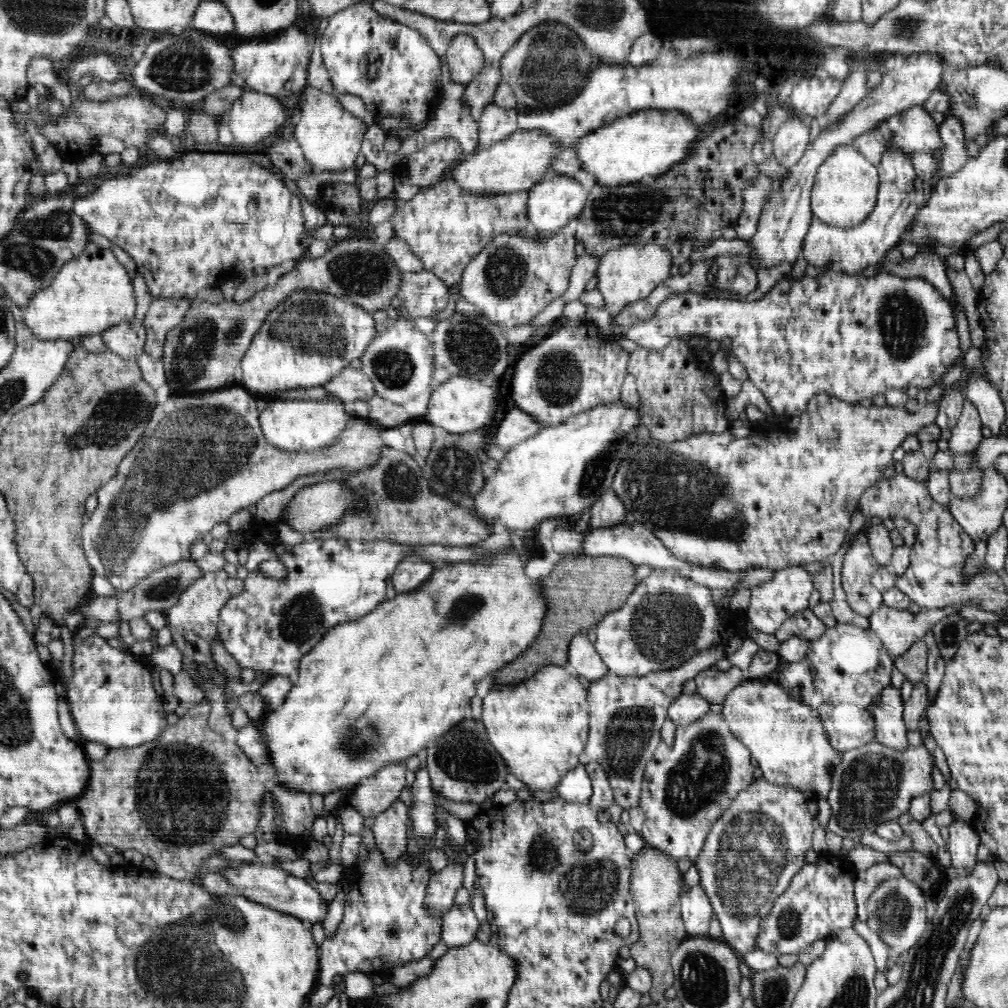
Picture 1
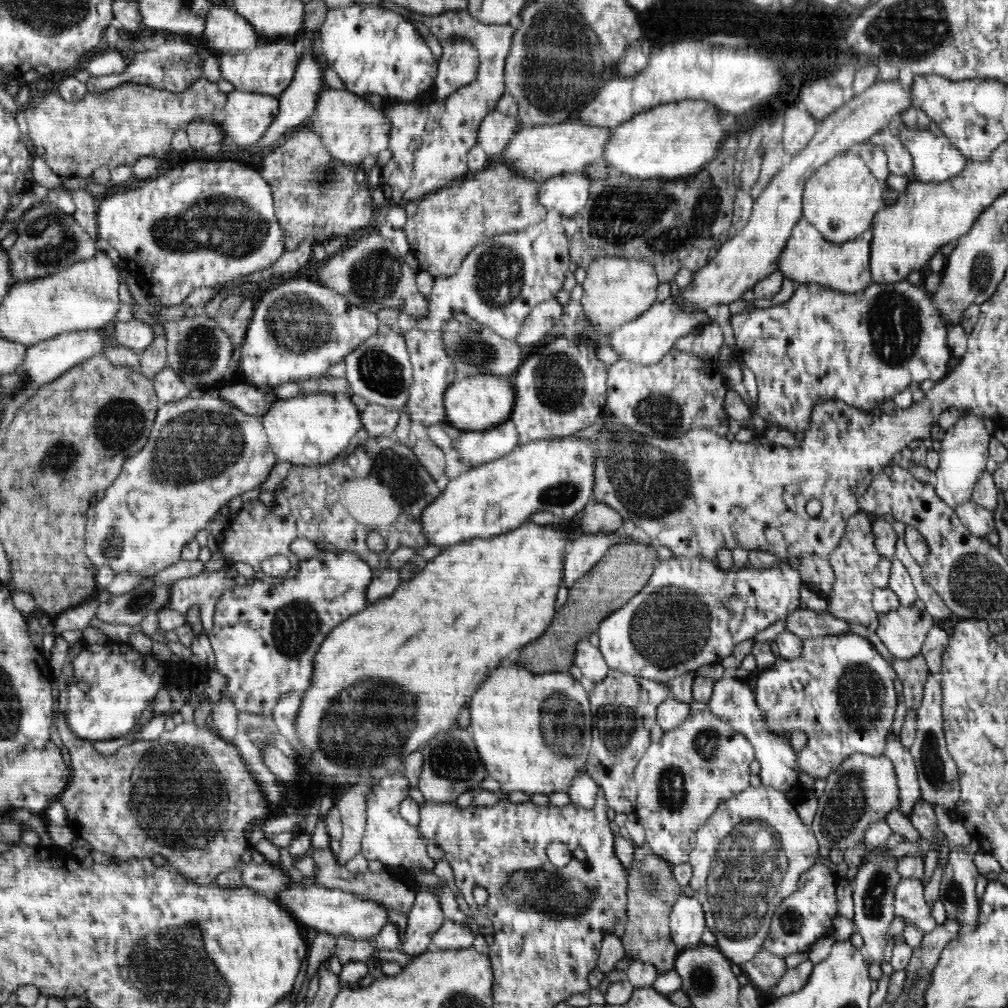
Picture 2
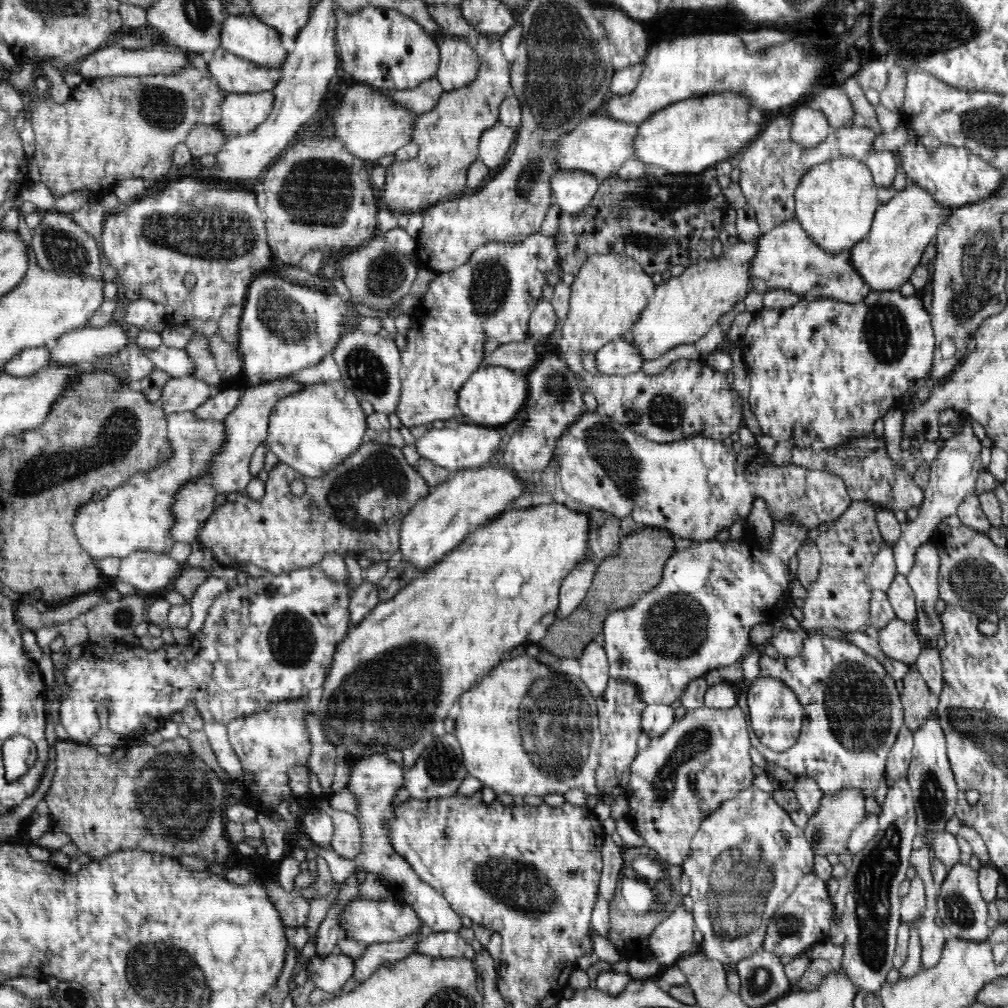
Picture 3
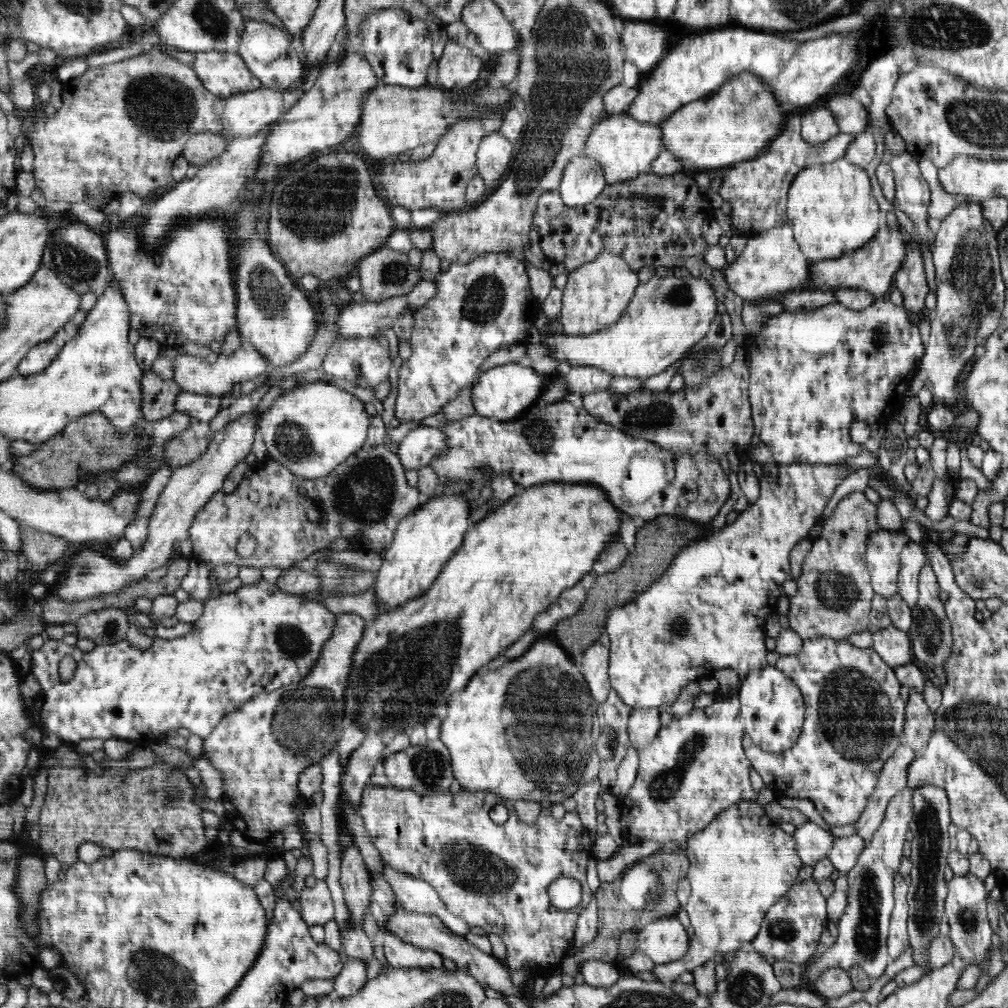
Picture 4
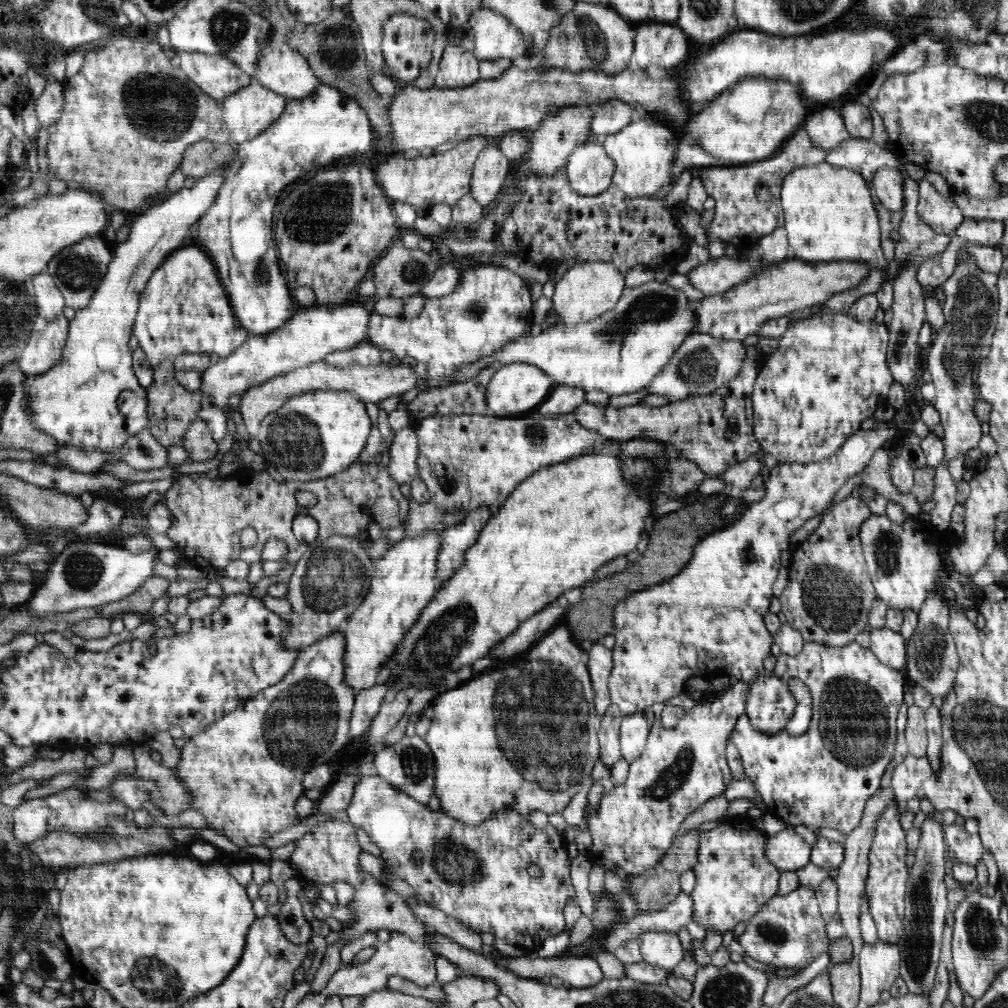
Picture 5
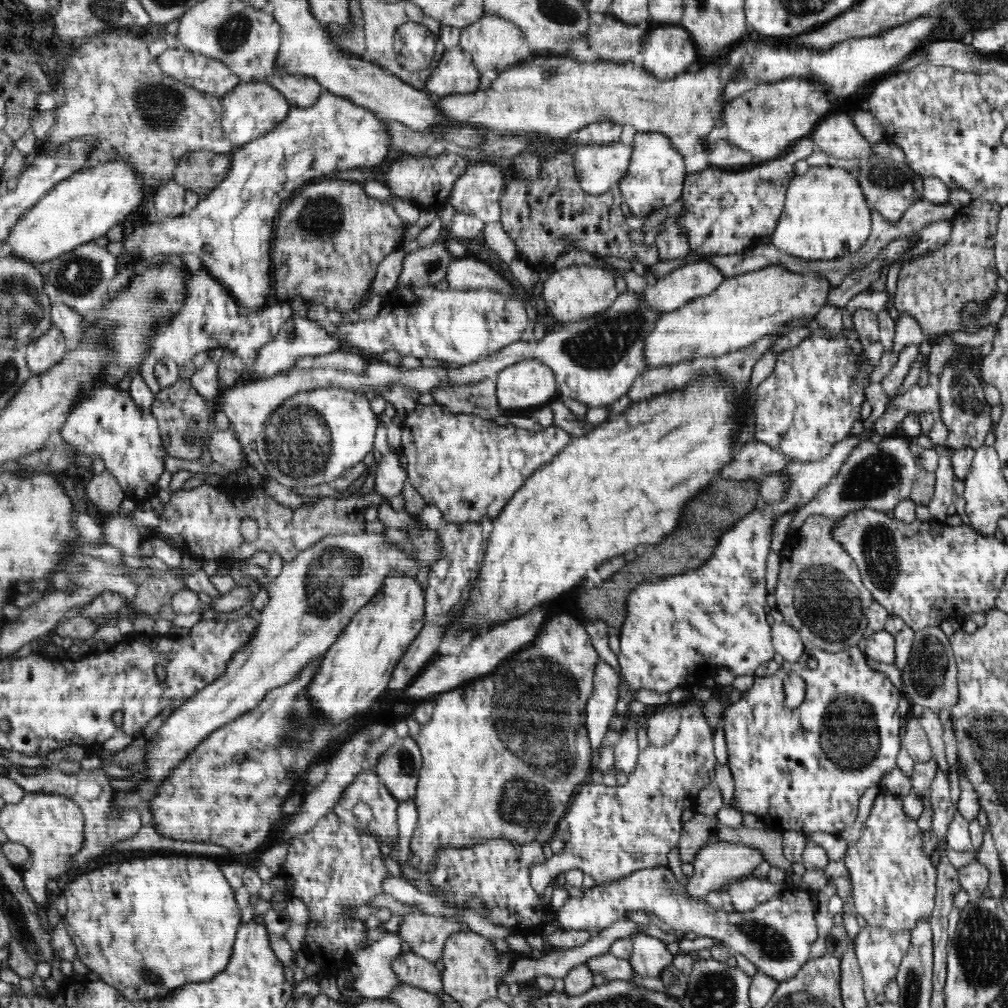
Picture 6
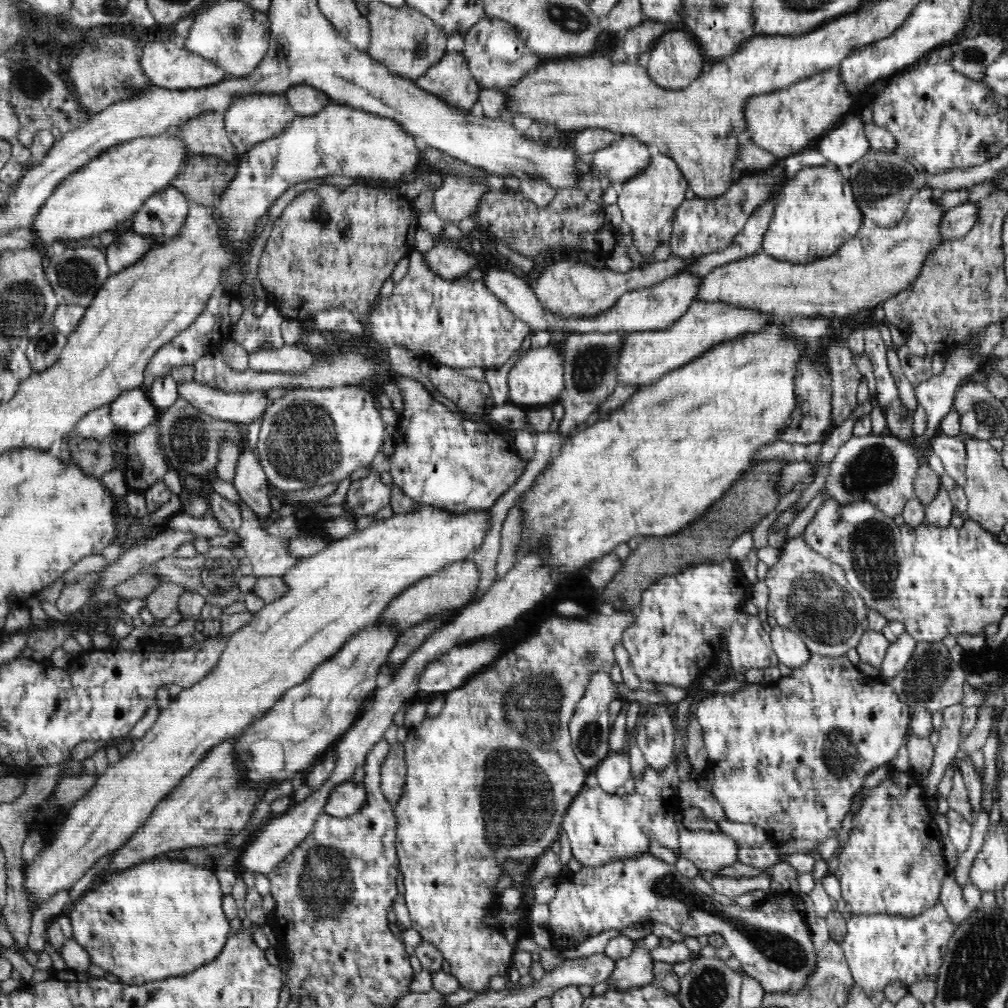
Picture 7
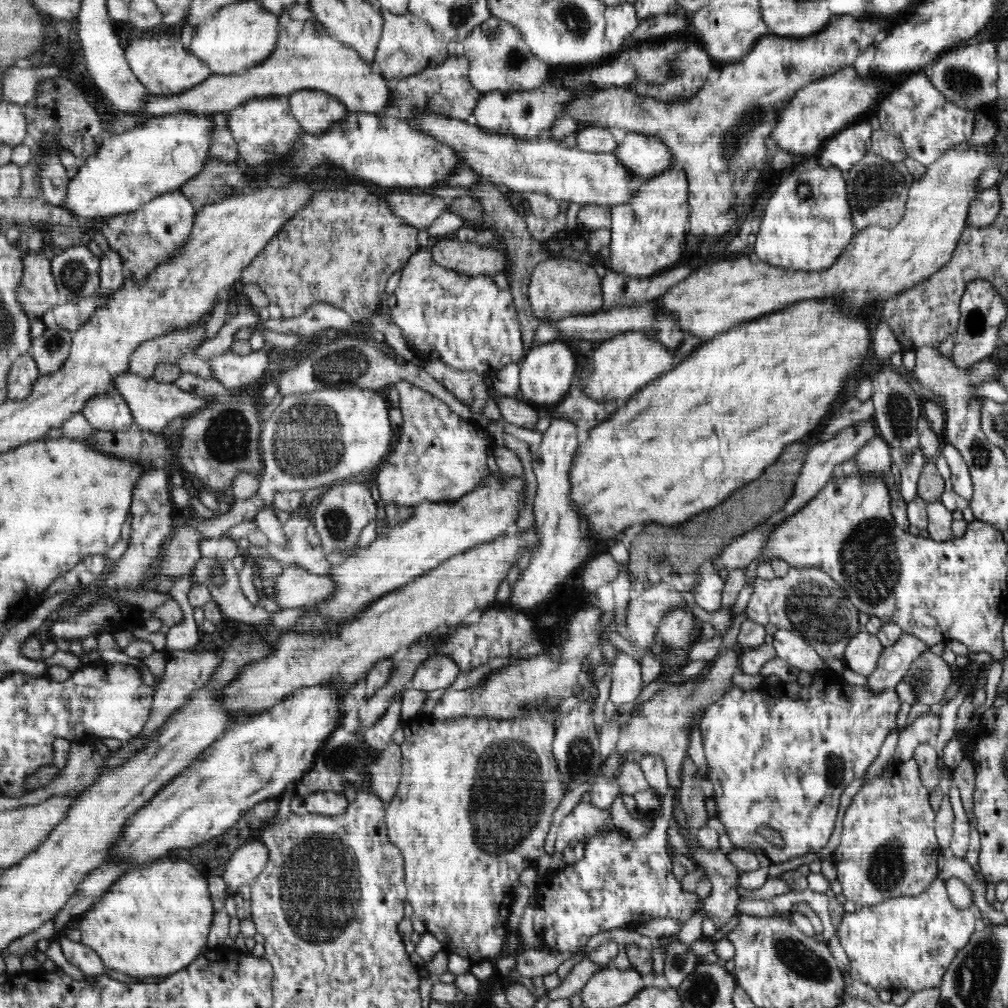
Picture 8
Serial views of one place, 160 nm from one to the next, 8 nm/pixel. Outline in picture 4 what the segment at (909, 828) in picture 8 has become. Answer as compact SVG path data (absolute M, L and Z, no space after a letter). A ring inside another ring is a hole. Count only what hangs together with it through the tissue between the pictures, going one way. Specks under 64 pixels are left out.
M896 874L894 878L894 898L895 905L890 917L888 936L888 953L891 961L896 960L908 945L907 918L909 915L909 906L907 903L906 882L902 874Z

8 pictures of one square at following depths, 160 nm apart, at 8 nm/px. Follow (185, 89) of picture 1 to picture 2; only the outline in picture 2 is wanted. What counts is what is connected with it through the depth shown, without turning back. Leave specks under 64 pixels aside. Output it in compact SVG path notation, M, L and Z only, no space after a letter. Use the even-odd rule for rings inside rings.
M170 36L164 44L153 49L136 54L126 70L122 74L114 74L110 76L91 76L86 83L87 90L90 93L101 93L111 88L116 88L116 85L132 82L145 84L157 89L168 89L168 91L180 90L183 91L189 87L196 79L203 77L201 66L201 56L204 54L213 53L206 45L196 46L189 40L178 36Z

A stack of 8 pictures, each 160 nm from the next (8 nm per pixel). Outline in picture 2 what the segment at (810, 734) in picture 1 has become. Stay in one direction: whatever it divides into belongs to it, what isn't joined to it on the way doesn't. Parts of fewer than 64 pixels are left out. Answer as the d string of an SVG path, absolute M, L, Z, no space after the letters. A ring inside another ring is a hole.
M718 679L714 683L713 693L708 702L711 711L722 720L728 721L734 731L744 734L744 737L752 743L755 759L761 764L759 775L764 785L779 790L786 795L788 801L798 806L812 793L813 784L818 780L800 770L795 757L796 750L790 745L790 740L785 736L777 736L765 725L763 710L756 704L752 688L736 682L736 680Z

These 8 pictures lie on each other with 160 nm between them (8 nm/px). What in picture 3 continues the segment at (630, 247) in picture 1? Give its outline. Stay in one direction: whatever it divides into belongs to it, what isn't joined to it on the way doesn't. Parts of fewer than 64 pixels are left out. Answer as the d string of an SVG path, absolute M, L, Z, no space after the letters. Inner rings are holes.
M618 253L589 256L575 274L570 285L568 318L564 320L559 338L567 344L562 358L568 369L582 379L582 401L588 411L596 413L598 403L591 390L592 377L589 372L582 371L582 354L595 354L606 344L628 334L653 297L655 286L652 276L644 272L641 264Z

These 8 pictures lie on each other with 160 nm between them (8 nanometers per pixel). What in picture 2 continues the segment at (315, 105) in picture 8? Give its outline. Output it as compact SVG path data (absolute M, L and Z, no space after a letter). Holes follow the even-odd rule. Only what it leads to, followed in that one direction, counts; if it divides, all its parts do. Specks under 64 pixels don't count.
M213 5L206 14L206 46L216 53L250 51L263 43L260 34L234 8Z

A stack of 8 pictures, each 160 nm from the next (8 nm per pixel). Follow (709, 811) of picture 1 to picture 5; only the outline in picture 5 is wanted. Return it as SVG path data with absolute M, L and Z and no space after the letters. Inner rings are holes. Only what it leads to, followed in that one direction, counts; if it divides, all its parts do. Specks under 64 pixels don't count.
M738 681L734 685L730 685L728 690L714 701L698 702L692 708L685 709L684 716L675 724L672 728L664 728L660 722L655 722L649 730L646 746L642 751L642 754L629 763L628 778L624 784L616 784L613 791L602 793L602 801L598 804L598 810L591 805L584 810L584 816L586 816L586 822L588 822L588 832L592 837L592 846L590 846L590 854L588 858L590 862L596 866L600 866L602 870L612 871L618 875L618 868L622 874L626 874L627 878L642 875L650 868L657 867L665 858L665 853L672 847L675 840L675 835L680 830L681 824L684 819L692 814L700 805L704 804L711 798L721 796L722 791L727 787L727 784L732 782L732 774L728 763L726 763L726 742L731 738L732 729L735 722L739 719L741 714L745 713L746 700L748 700L748 694L750 694L750 685L746 681Z

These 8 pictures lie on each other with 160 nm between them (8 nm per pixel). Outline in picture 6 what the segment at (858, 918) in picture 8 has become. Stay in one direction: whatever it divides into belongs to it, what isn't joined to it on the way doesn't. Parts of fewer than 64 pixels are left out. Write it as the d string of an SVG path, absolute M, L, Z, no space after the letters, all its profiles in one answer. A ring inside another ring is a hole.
M864 922L860 927L862 930L854 938L854 955L861 968L865 999L868 1005L874 1005L876 996L882 994L891 980L896 980L899 966L911 948L912 934L909 930L890 932L886 927L873 927Z

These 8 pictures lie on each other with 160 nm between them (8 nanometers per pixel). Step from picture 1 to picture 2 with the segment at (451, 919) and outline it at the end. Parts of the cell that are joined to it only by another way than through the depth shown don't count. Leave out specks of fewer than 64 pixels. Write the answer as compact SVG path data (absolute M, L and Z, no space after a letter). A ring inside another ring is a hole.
M445 919L431 940L431 949L463 950L474 945L475 936L468 925Z

